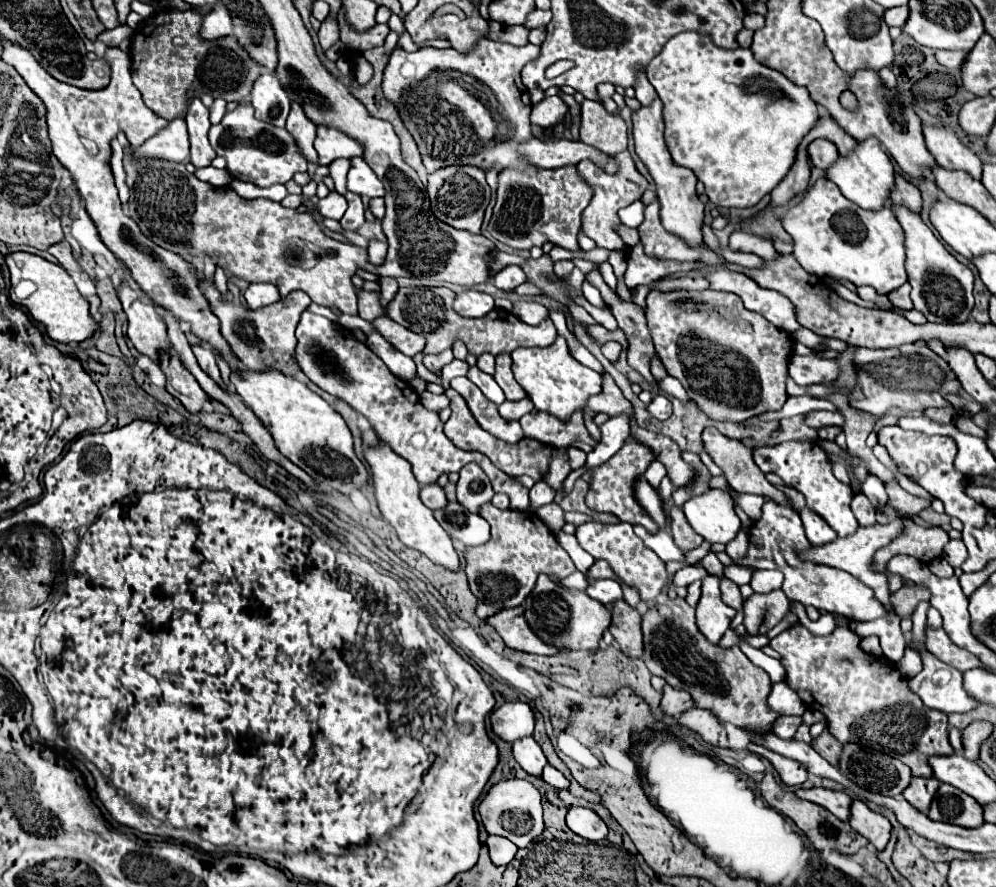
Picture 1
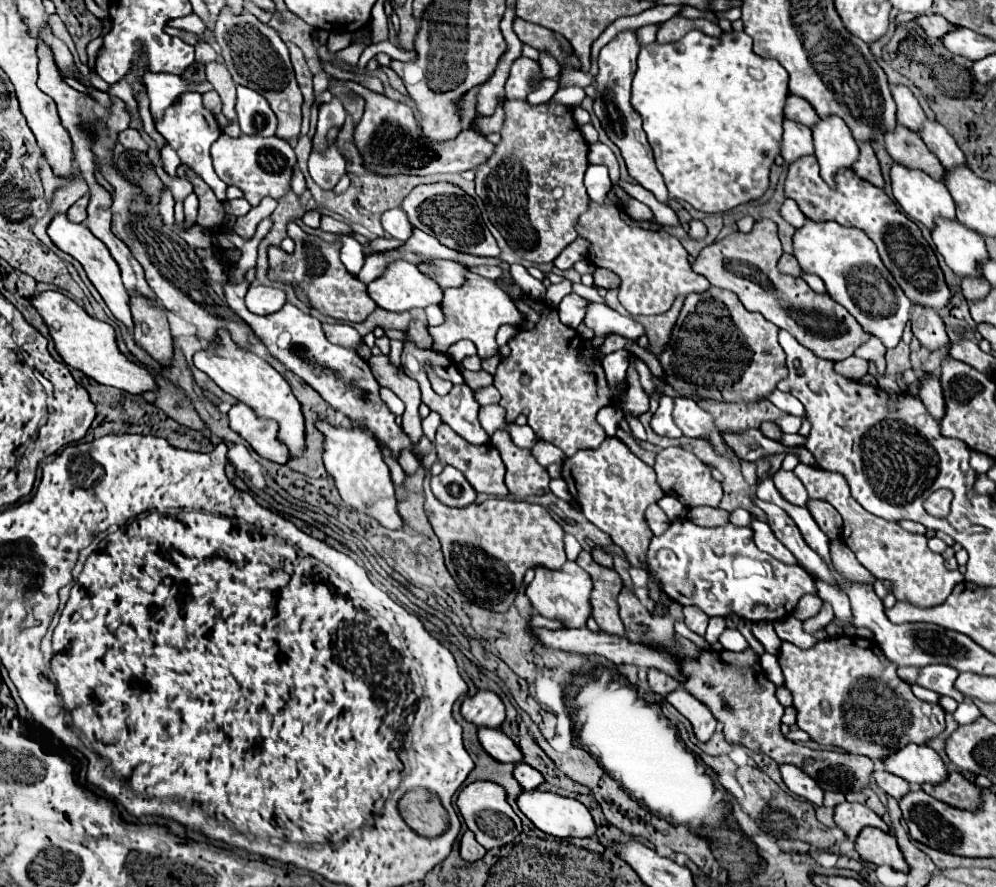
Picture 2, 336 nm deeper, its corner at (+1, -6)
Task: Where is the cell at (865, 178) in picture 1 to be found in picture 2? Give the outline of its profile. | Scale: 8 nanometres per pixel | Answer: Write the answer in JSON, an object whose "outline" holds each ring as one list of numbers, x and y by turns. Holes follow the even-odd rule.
{"outline":[[840,117,822,119,812,127,816,159,820,163,822,179,834,189,836,173,840,169,850,169,860,155,858,143,854,141,848,125]]}

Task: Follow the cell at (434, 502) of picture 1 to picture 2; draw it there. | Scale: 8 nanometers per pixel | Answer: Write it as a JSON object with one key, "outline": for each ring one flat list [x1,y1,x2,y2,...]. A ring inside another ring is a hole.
{"outline":[[402,451,402,455,400,455,398,463,402,465,402,469,404,469,408,475,414,475,414,473,422,467,420,459,418,459,414,453,410,453,410,451]]}

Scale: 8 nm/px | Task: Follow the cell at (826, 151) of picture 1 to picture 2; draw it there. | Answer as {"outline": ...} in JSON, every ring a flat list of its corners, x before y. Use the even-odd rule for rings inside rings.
{"outline":[[784,121,784,137,782,137,782,153,786,163,794,163,800,157,814,155,814,141,812,131,800,123]]}

